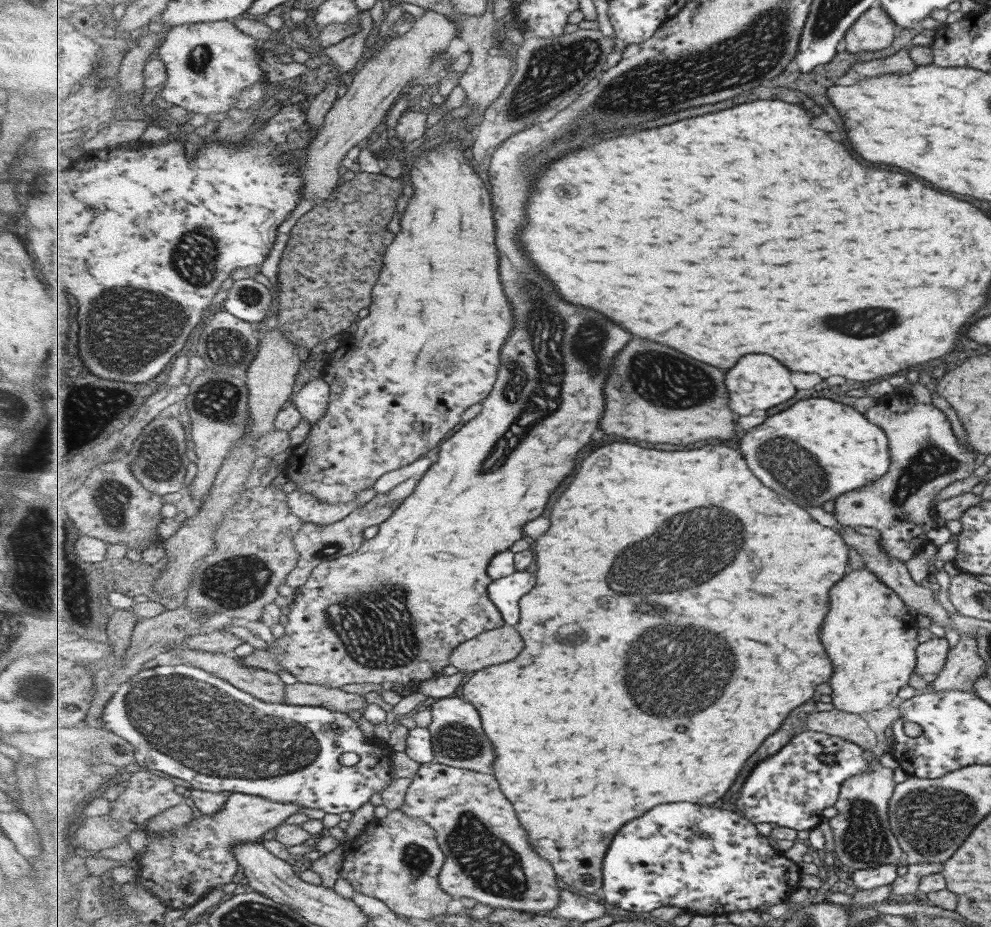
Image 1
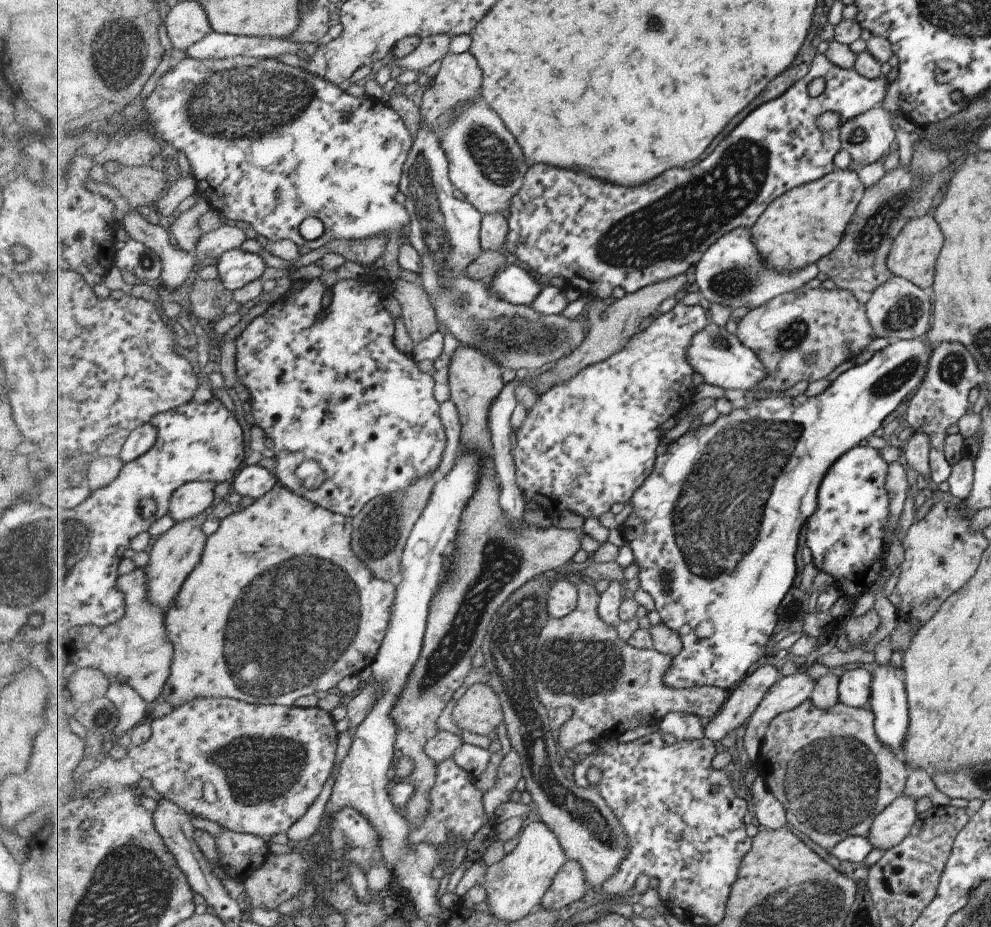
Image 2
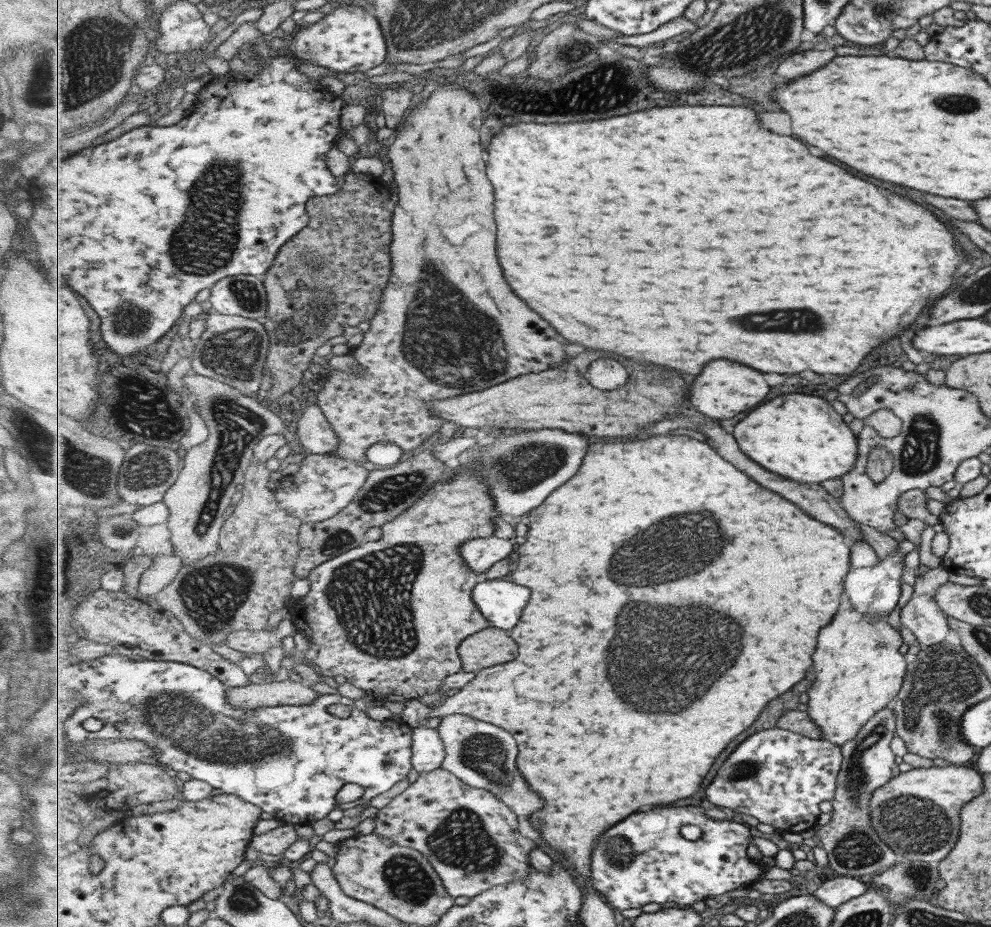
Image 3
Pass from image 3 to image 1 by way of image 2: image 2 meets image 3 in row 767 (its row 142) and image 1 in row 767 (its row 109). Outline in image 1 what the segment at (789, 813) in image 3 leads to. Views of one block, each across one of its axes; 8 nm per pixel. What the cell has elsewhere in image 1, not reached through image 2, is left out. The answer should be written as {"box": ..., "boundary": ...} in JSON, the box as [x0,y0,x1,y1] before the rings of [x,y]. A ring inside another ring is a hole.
{"box":[735,730,871,831],"boundary":[[[808,730],[803,734],[797,734],[794,740],[785,741],[784,748],[777,755],[758,764],[749,776],[747,784],[743,786],[735,807],[752,824],[775,823],[795,830],[812,831],[819,825],[823,808],[833,807],[833,804],[837,803],[842,784],[851,777],[865,775],[869,768],[871,762],[858,745],[843,740],[843,737]],[[822,755],[833,756],[830,766],[820,760]]]}

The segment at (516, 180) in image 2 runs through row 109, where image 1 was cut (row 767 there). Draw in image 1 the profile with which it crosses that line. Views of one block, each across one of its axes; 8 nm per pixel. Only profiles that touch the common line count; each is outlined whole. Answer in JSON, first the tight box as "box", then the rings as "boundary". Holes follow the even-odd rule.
{"box":[428,696,497,773],"boundary":[[[461,696],[438,699],[431,706],[432,722],[428,726],[432,734],[434,762],[475,772],[489,773],[497,758],[494,745],[487,738],[479,709]]]}

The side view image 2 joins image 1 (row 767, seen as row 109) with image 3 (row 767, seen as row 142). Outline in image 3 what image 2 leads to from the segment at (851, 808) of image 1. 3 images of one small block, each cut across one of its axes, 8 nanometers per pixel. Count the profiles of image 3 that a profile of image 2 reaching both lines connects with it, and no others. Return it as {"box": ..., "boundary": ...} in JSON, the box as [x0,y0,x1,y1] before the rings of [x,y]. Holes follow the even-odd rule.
{"box":[815,705,898,878],"boundary":[[[885,705],[862,726],[854,739],[842,745],[842,764],[838,772],[837,790],[830,802],[830,820],[815,831],[834,876],[864,878],[890,867],[898,859],[874,831],[870,814],[870,796],[893,778],[891,769],[896,764],[889,743],[894,732],[894,722],[893,710]]]}

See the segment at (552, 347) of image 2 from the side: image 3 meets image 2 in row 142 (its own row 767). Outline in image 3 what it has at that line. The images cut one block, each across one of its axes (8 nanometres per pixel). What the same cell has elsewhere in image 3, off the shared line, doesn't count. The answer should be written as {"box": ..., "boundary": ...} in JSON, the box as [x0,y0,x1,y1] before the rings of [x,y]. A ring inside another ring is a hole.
{"box":[414,727,446,773],"boundary":[[[417,727],[414,729],[414,759],[415,770],[429,773],[442,767],[446,758],[445,745],[438,729]]]}

